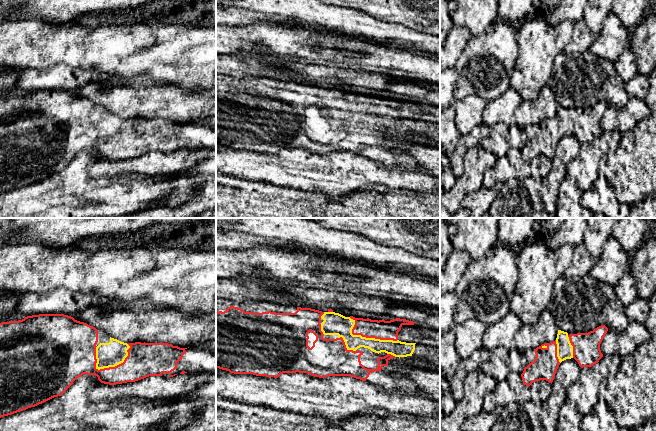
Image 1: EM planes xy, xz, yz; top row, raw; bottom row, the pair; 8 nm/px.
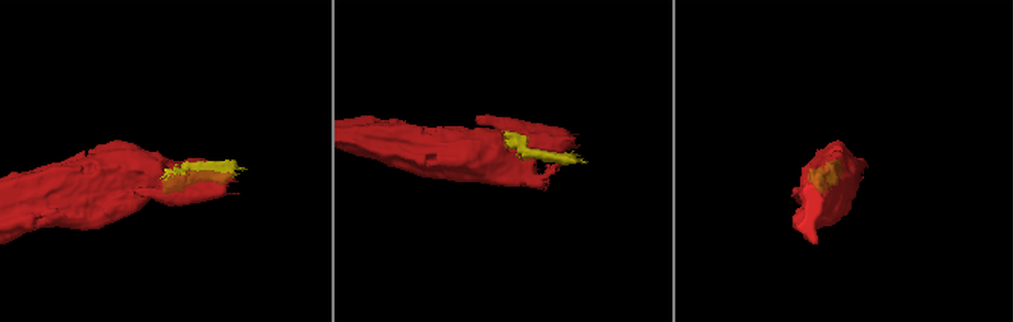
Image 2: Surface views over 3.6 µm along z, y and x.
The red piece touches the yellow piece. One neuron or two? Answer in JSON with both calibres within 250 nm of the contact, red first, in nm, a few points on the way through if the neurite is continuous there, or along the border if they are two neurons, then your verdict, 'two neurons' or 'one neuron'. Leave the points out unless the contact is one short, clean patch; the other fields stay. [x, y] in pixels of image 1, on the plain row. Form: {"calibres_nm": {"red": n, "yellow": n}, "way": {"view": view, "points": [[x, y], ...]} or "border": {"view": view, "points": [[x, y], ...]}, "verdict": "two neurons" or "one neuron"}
{"calibres_nm": {"red": 280, "yellow": 200}, "verdict": "one neuron"}

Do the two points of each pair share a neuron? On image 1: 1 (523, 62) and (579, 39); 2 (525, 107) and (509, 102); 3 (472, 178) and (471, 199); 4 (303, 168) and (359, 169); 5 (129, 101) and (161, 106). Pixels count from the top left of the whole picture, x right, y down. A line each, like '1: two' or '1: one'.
1: two
2: two
3: two
4: one
5: one

